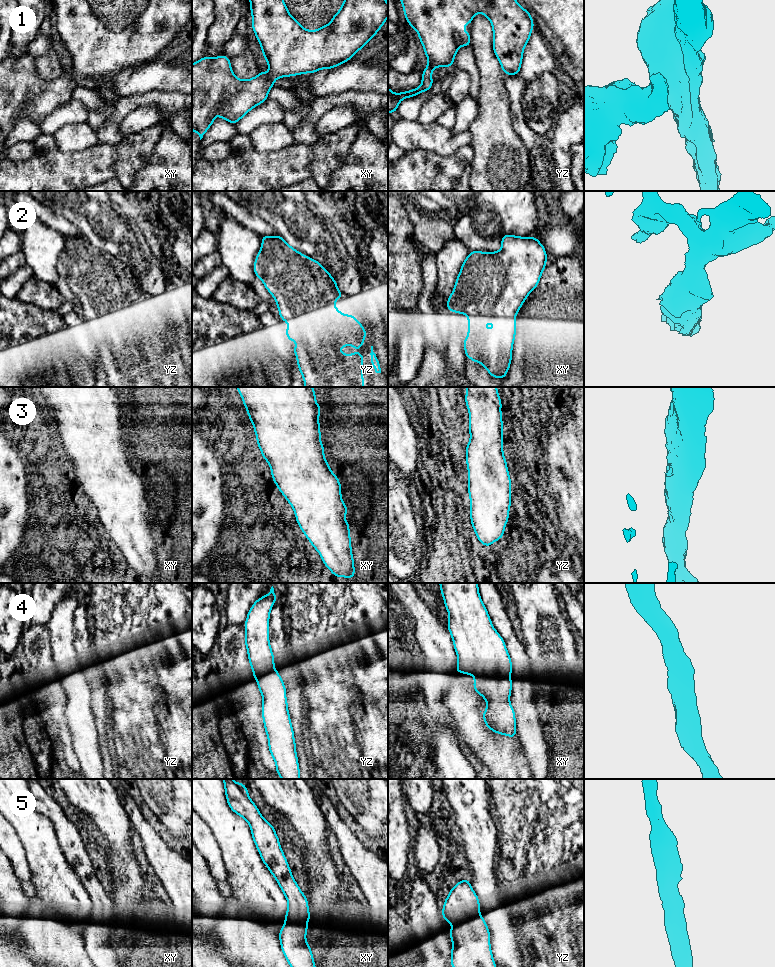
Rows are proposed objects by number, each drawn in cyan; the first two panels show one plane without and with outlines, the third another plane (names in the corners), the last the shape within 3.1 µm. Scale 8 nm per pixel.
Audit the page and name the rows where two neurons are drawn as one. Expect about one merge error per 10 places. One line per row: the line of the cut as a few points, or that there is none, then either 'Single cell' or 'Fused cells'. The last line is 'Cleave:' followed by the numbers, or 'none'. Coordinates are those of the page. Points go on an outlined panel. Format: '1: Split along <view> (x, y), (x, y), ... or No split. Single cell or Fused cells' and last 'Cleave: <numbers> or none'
1: No split. Single cell
2: No split. Single cell
3: No split. Single cell
4: No split. Single cell
5: No split. Single cell
Cleave: none

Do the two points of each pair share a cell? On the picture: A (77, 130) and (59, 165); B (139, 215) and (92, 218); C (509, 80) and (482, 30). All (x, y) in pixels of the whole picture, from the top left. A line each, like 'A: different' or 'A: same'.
A: different
B: different
C: different

